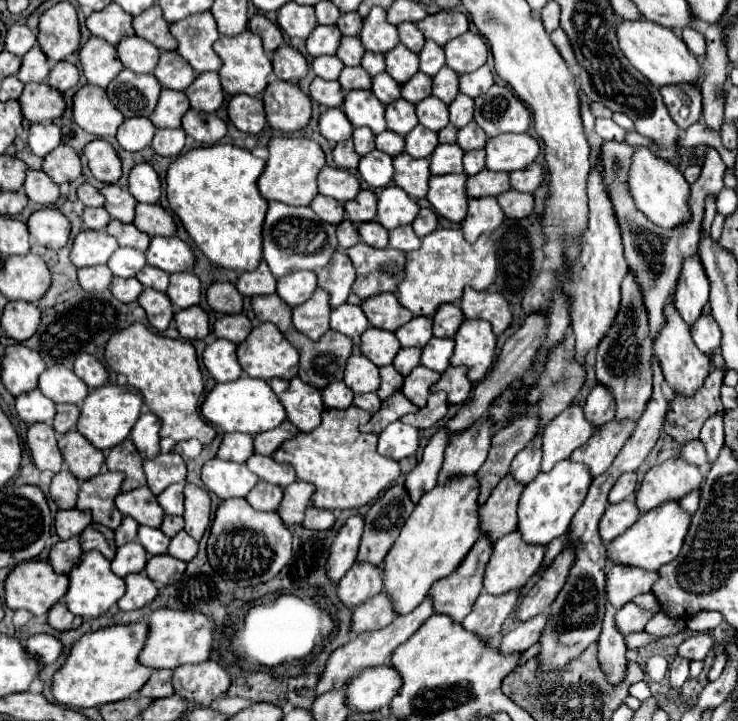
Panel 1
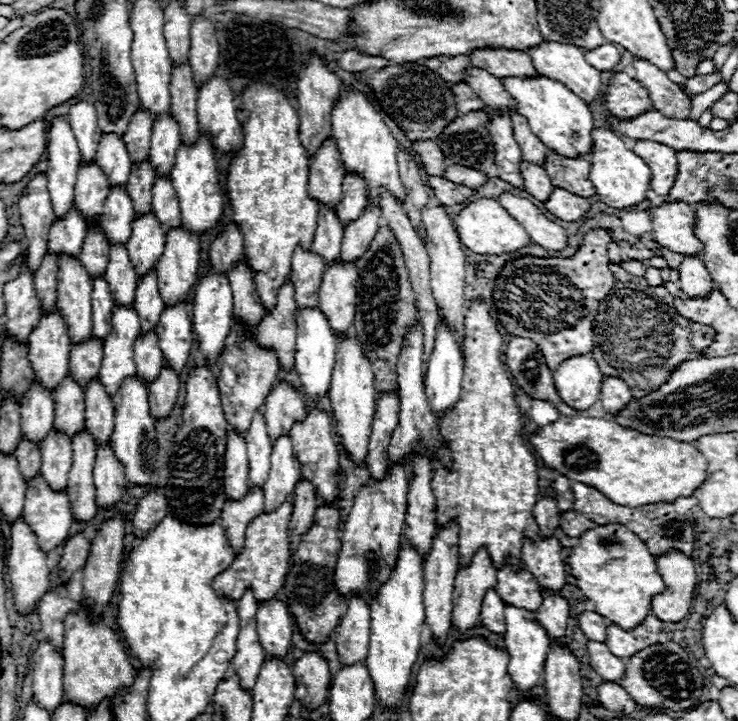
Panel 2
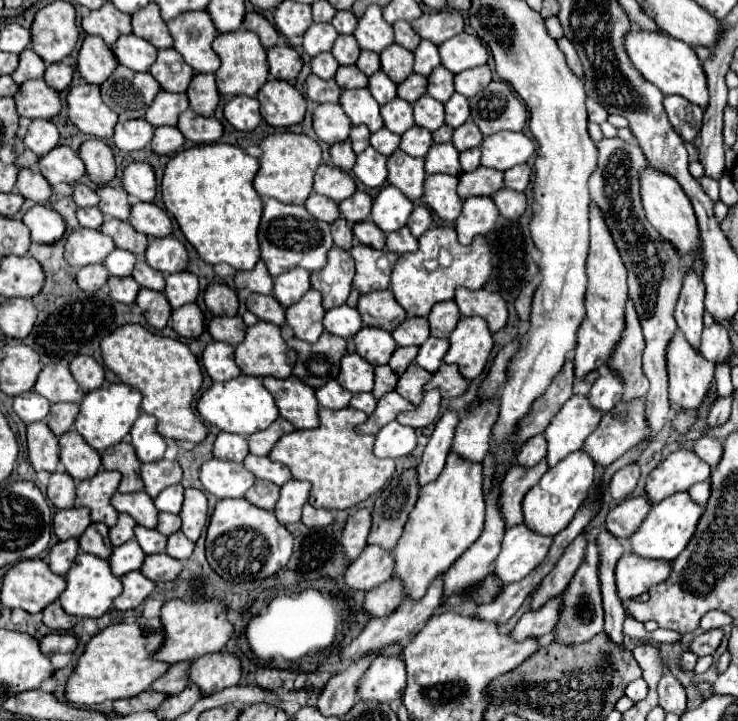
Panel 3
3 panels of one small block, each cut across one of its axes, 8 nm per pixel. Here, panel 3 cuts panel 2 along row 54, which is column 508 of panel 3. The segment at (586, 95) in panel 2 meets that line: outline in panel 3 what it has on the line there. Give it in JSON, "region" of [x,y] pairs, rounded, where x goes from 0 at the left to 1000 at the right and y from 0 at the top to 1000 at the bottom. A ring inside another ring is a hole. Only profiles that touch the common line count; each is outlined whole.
{"region":[[[710,727],[686,735],[667,796],[680,813],[707,804],[737,777],[745,755],[748,746],[715,738]]]}

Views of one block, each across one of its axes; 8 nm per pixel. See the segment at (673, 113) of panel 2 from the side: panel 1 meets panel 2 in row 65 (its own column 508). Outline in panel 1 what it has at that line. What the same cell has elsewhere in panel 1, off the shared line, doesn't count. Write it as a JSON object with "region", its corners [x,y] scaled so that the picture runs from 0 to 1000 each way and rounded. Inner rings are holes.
{"region":[[[740,852],[724,854],[721,860],[713,863],[702,863],[683,885],[678,893],[680,907],[691,907],[699,902],[715,902],[724,890],[729,890],[732,877],[737,874],[737,863],[740,863]]]}

